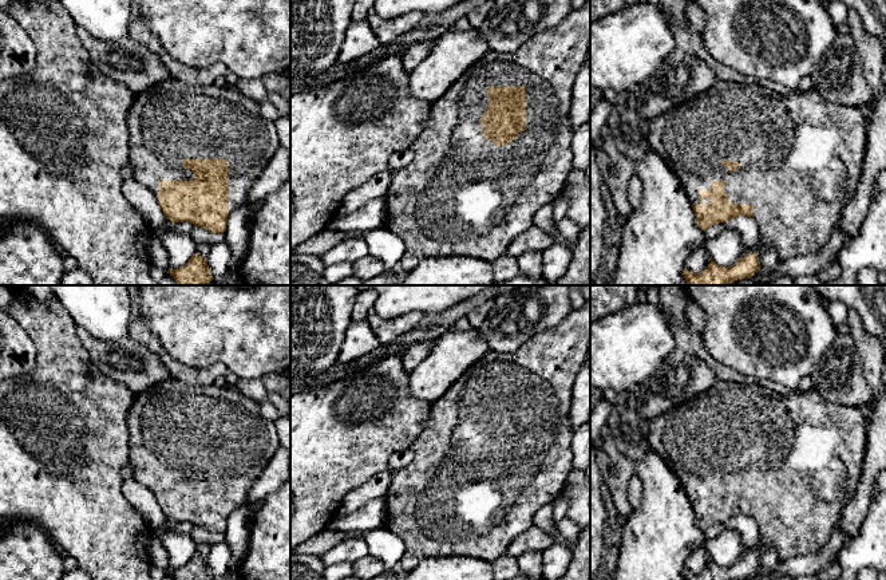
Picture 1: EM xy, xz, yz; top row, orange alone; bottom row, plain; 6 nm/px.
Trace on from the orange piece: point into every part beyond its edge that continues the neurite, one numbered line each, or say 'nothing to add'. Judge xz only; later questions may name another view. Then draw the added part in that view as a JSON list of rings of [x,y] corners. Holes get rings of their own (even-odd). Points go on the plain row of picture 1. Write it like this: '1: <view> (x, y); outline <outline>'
1: xz (461, 496); outline [[[590,299],[577,311],[542,334],[535,335],[513,352],[490,350],[474,363],[436,402],[431,405],[430,426],[412,443],[412,461],[392,474],[384,497],[385,526],[406,545],[400,567],[410,572],[432,557],[475,557],[493,563],[505,555],[513,540],[534,525],[537,510],[553,504],[562,493],[573,470],[570,406],[574,380],[590,354]],[[490,386],[526,387],[526,430],[513,442],[497,446],[487,441],[479,422],[490,399]]]

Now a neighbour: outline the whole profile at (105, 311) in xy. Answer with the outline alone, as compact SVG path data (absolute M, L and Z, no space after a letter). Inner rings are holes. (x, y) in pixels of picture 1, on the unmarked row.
M51 285L51 289L76 327L95 339L128 338L132 303L127 285Z

